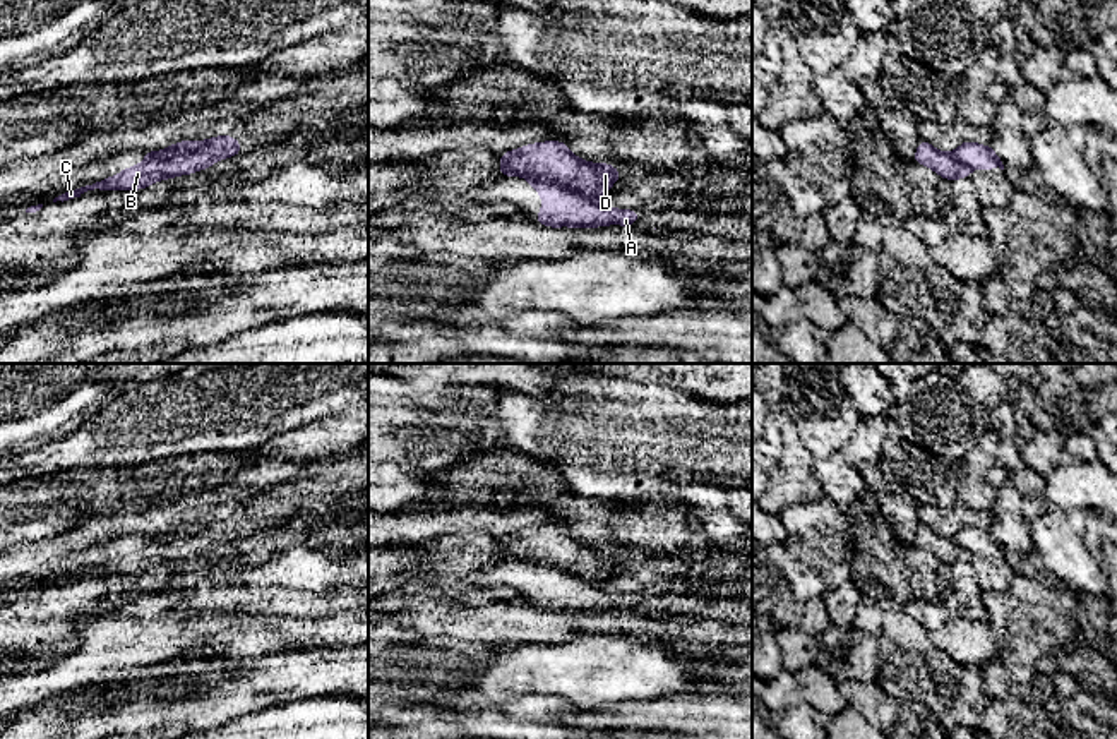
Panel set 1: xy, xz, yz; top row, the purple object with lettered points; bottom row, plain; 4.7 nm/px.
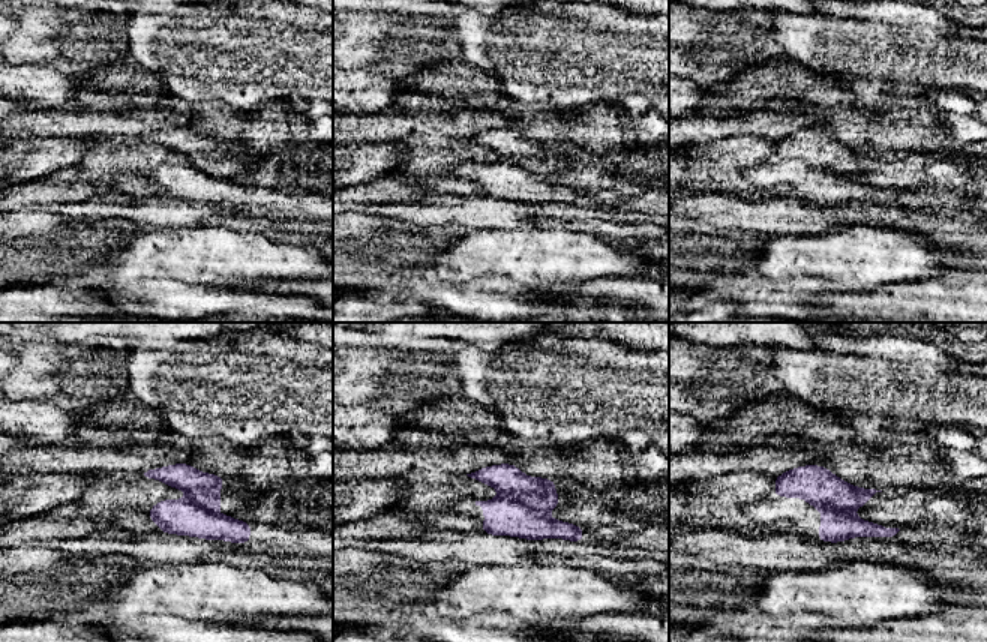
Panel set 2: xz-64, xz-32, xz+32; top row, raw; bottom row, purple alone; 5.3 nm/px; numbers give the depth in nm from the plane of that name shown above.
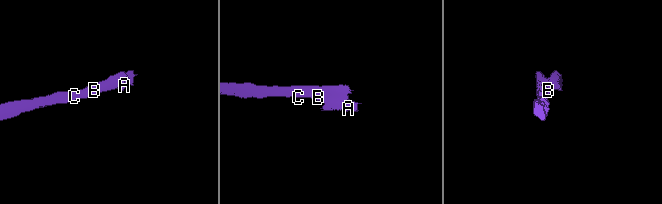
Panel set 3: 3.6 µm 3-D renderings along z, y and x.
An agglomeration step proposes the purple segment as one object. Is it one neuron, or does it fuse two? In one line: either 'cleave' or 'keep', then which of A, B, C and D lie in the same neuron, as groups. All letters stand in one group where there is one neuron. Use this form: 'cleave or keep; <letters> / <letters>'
cleave; A / B C D

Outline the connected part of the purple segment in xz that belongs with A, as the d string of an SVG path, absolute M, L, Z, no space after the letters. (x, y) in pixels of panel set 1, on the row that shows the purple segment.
M529 180L528 187L541 194L541 211L533 221L543 226L634 226L641 216L636 209L610 207L600 202L594 195L588 195L564 185Z

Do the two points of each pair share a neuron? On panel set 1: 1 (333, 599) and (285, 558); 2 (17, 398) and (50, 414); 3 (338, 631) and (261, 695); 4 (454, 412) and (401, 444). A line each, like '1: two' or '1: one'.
1: one
2: two
3: two
4: one

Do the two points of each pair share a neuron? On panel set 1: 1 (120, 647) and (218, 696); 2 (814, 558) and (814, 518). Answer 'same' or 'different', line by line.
1: different
2: same

